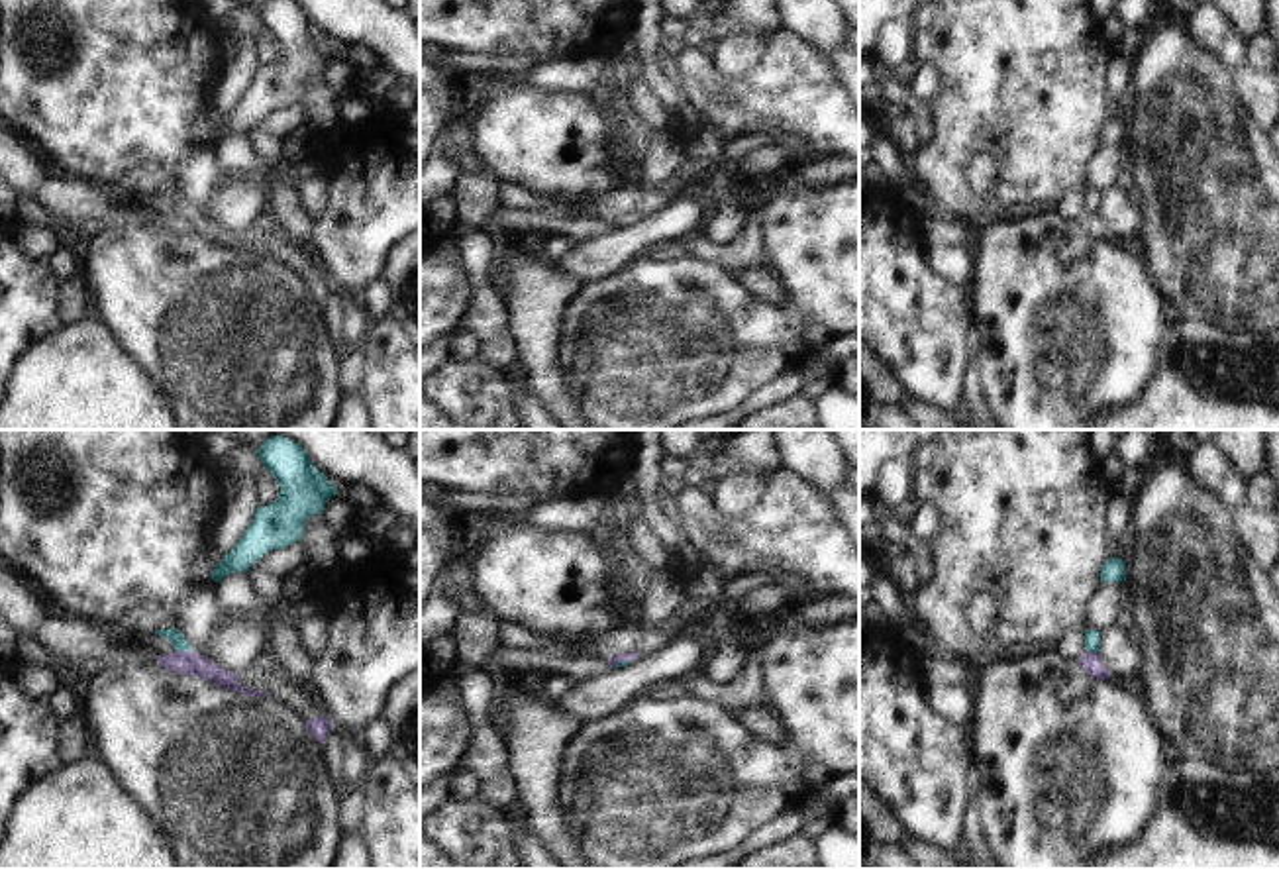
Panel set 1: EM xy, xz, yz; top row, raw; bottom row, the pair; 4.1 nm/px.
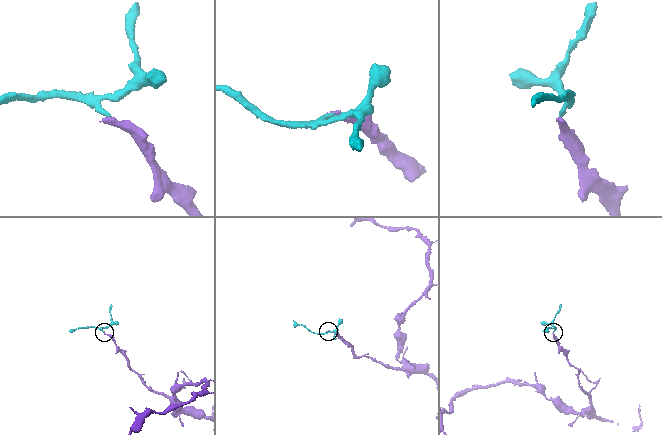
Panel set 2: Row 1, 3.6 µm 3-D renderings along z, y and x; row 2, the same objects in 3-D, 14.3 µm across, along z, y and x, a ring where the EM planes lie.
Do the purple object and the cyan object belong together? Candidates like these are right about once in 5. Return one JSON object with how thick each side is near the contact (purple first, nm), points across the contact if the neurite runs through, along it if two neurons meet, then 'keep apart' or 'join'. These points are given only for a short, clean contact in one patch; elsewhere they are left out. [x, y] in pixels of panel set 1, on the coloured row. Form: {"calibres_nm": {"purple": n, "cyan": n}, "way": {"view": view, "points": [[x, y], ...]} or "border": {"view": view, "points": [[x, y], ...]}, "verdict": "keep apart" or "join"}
{"calibres_nm": {"purple": 100, "cyan": 60}, "border": {"view": "xy", "points": [[175, 650], [191, 652]]}, "verdict": "keep apart"}

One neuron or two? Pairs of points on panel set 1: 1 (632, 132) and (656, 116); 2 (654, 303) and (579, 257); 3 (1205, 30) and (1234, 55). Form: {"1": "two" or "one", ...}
{"1": "two", "2": "two", "3": "one"}

